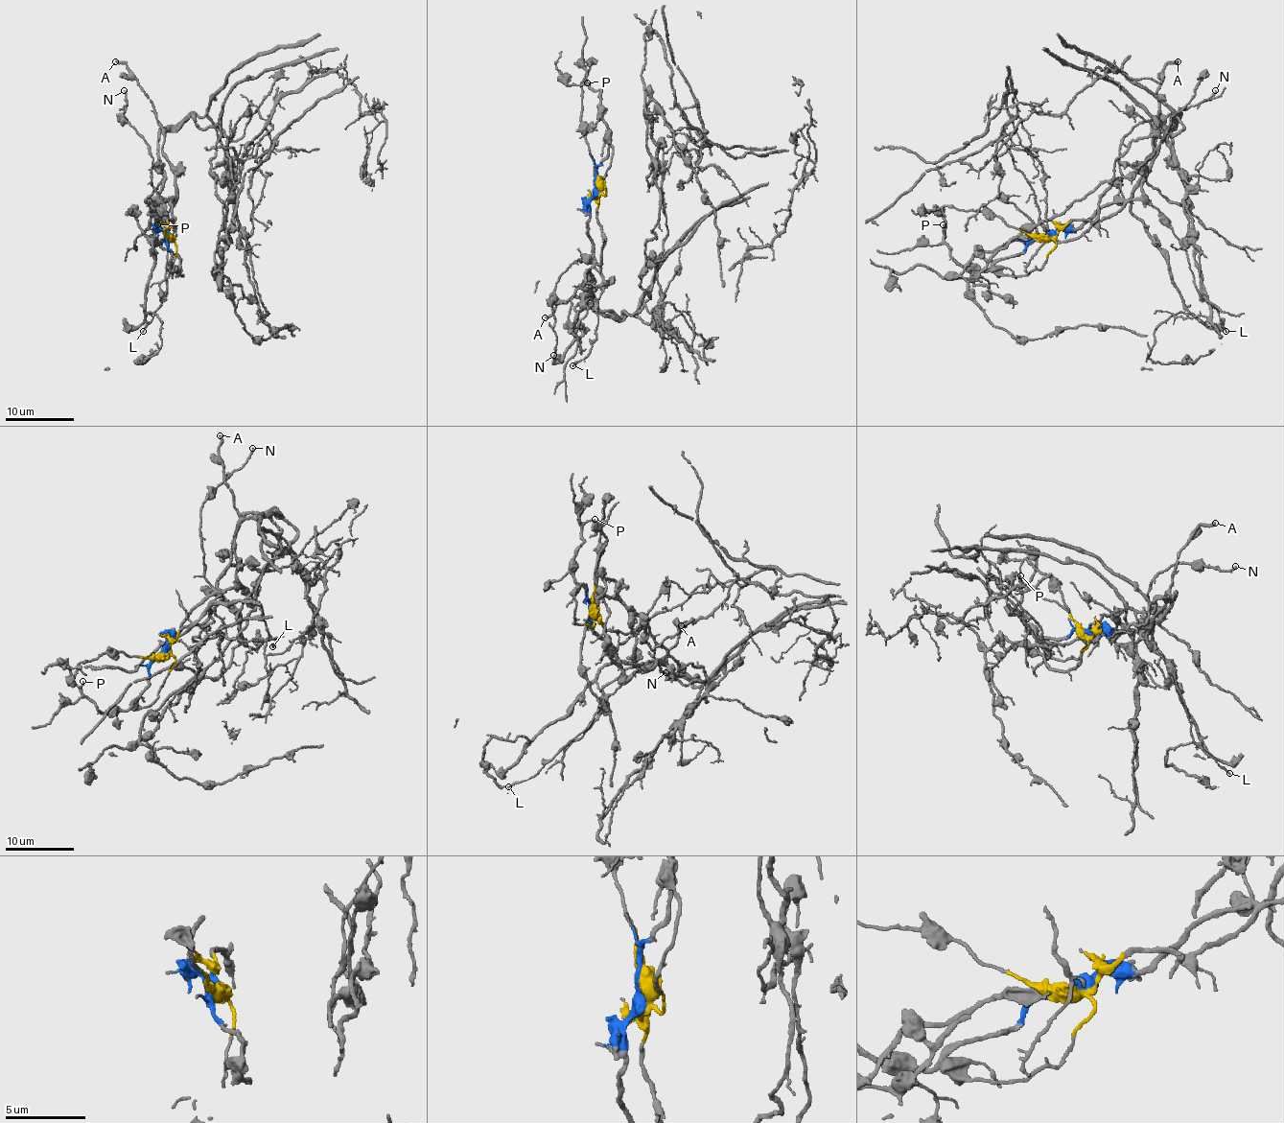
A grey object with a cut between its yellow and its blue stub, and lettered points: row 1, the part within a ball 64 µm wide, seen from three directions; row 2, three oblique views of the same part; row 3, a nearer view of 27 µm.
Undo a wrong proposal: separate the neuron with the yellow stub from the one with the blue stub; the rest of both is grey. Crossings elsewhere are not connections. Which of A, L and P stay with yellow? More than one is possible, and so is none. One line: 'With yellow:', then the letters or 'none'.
With yellow: A, L

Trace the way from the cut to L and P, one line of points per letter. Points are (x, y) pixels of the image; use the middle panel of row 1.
L: (596, 187), (599, 194), (596, 212), (603, 242), (603, 290), (598, 298), (596, 339), (584, 359), (572, 365)
P: (596, 187), (596, 166), (607, 155), (610, 129), (605, 121), (601, 92), (584, 83), (588, 83)

